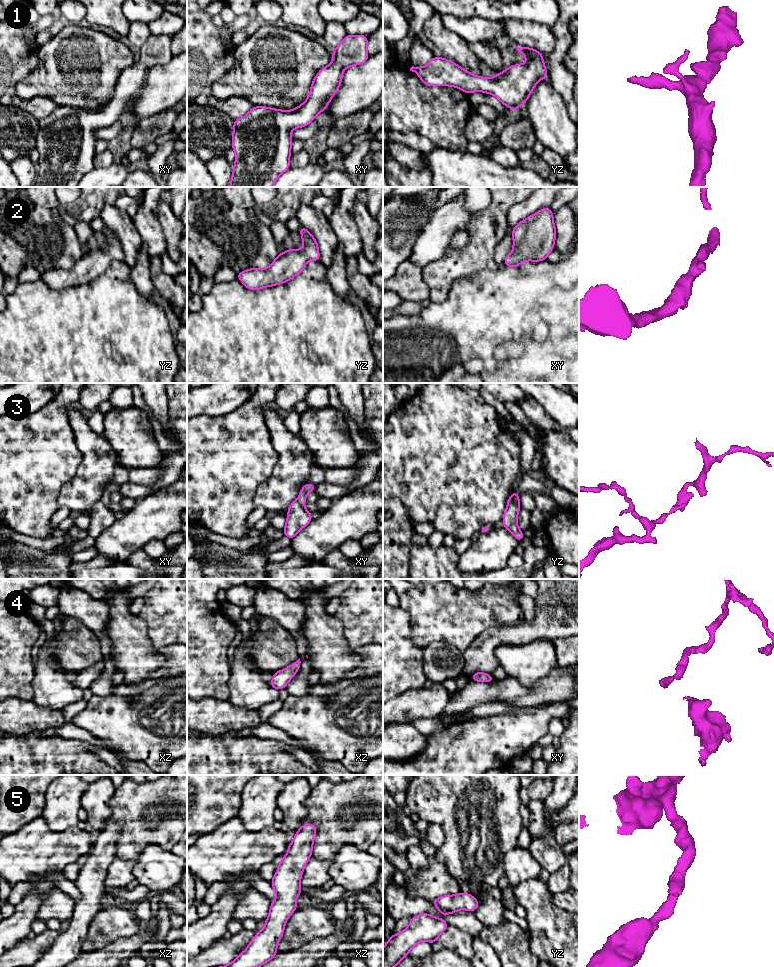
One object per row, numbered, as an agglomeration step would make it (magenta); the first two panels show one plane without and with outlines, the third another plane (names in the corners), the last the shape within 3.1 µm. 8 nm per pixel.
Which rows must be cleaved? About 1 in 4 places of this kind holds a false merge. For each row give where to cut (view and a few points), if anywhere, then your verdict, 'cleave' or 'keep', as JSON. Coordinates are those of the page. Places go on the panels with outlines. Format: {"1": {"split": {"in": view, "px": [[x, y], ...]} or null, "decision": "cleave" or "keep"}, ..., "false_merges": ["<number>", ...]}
{"1": {"split": null, "decision": "keep"}, "2": {"split": null, "decision": "keep"}, "3": {"split": {"in": "xy", "px": [[297, 499], [303, 506]]}, "decision": "cleave"}, "4": {"split": null, "decision": "keep"}, "5": {"split": null, "decision": "keep"}, "false_merges": ["3"]}

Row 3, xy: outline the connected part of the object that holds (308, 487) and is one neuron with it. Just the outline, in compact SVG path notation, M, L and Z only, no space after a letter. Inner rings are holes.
M306 483L300 490L299 496L298 496L298 502L304 506L305 501L306 501L306 496L309 492L315 491L316 485Z

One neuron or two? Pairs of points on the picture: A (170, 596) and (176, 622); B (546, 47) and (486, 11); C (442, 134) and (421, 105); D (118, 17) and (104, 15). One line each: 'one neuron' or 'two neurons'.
A: one neuron
B: two neurons
C: one neuron
D: one neuron

